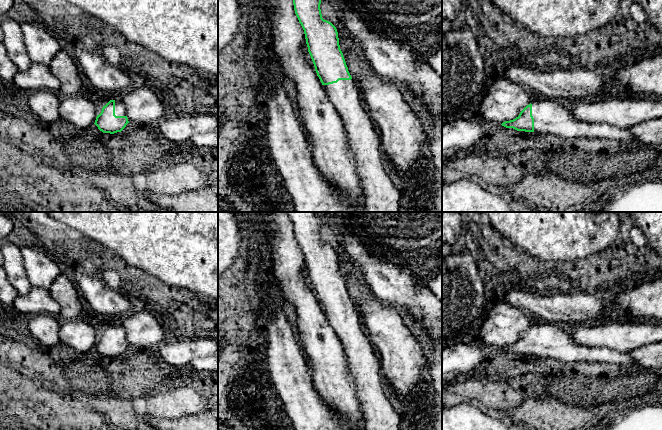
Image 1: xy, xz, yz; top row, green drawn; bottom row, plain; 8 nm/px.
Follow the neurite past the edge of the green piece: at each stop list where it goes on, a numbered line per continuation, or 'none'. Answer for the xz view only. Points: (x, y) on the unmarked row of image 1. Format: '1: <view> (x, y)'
1: xz (364, 366)

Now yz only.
1: yz (550, 341)

